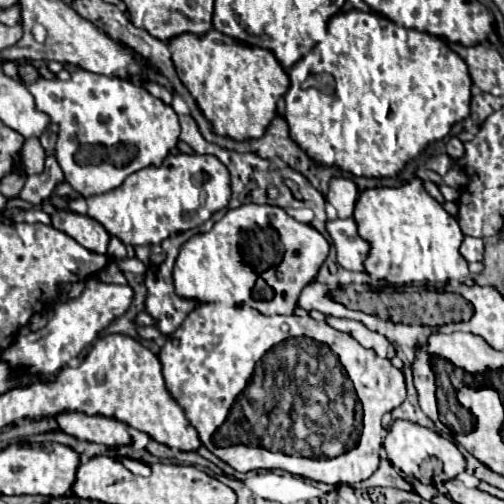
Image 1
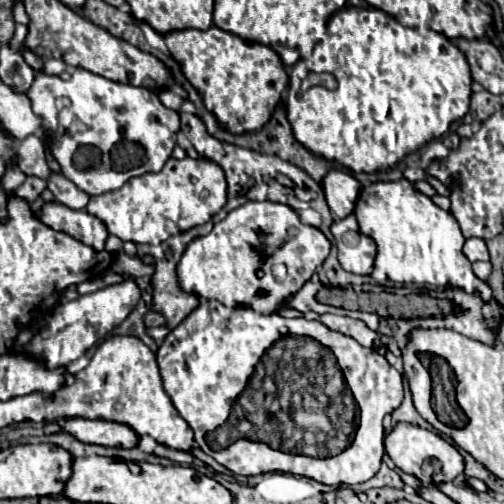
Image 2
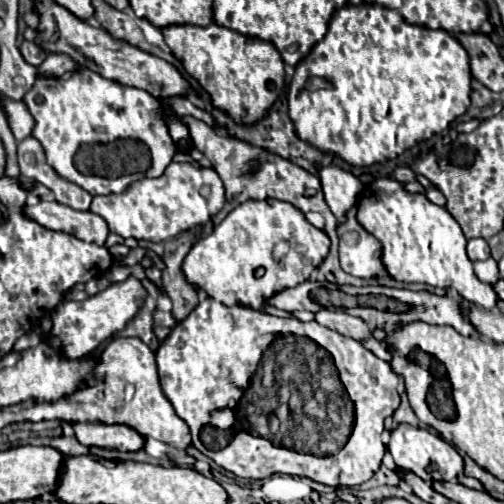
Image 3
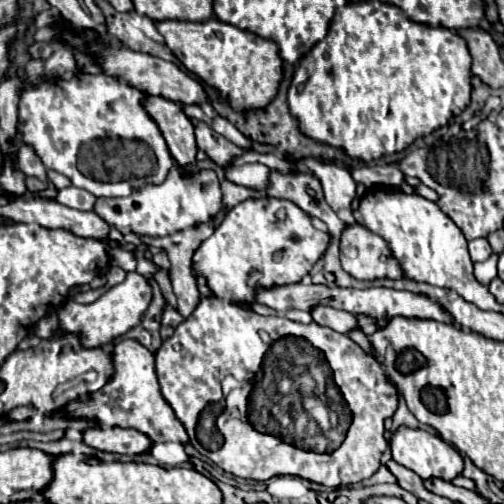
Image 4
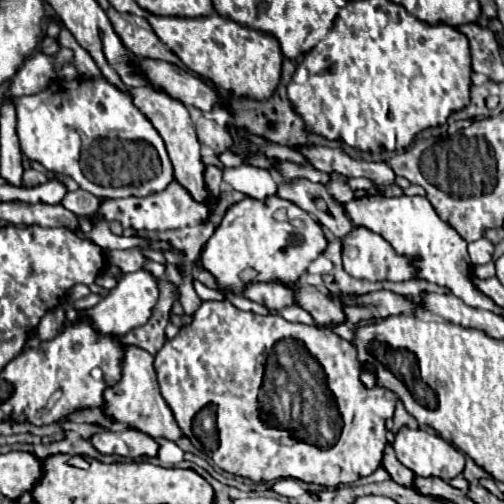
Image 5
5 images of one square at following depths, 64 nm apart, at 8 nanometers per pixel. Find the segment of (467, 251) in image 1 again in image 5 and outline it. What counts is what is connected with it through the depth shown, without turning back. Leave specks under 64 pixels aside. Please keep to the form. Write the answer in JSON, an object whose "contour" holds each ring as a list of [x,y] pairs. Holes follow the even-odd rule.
{"contour":[[[480,238],[480,240],[468,244],[468,252],[470,252],[470,258],[472,258],[474,266],[476,264],[486,264],[492,258],[494,246],[492,246],[492,242],[488,238]]]}

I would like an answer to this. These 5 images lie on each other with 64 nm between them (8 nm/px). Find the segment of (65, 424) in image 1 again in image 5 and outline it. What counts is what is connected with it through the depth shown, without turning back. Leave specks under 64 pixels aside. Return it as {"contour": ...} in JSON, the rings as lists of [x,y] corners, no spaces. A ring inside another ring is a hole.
{"contour":[[[104,430],[90,436],[92,446],[102,454],[118,454],[126,458],[140,458],[140,456],[156,456],[158,442],[144,432],[138,430],[124,430],[112,432]]]}

